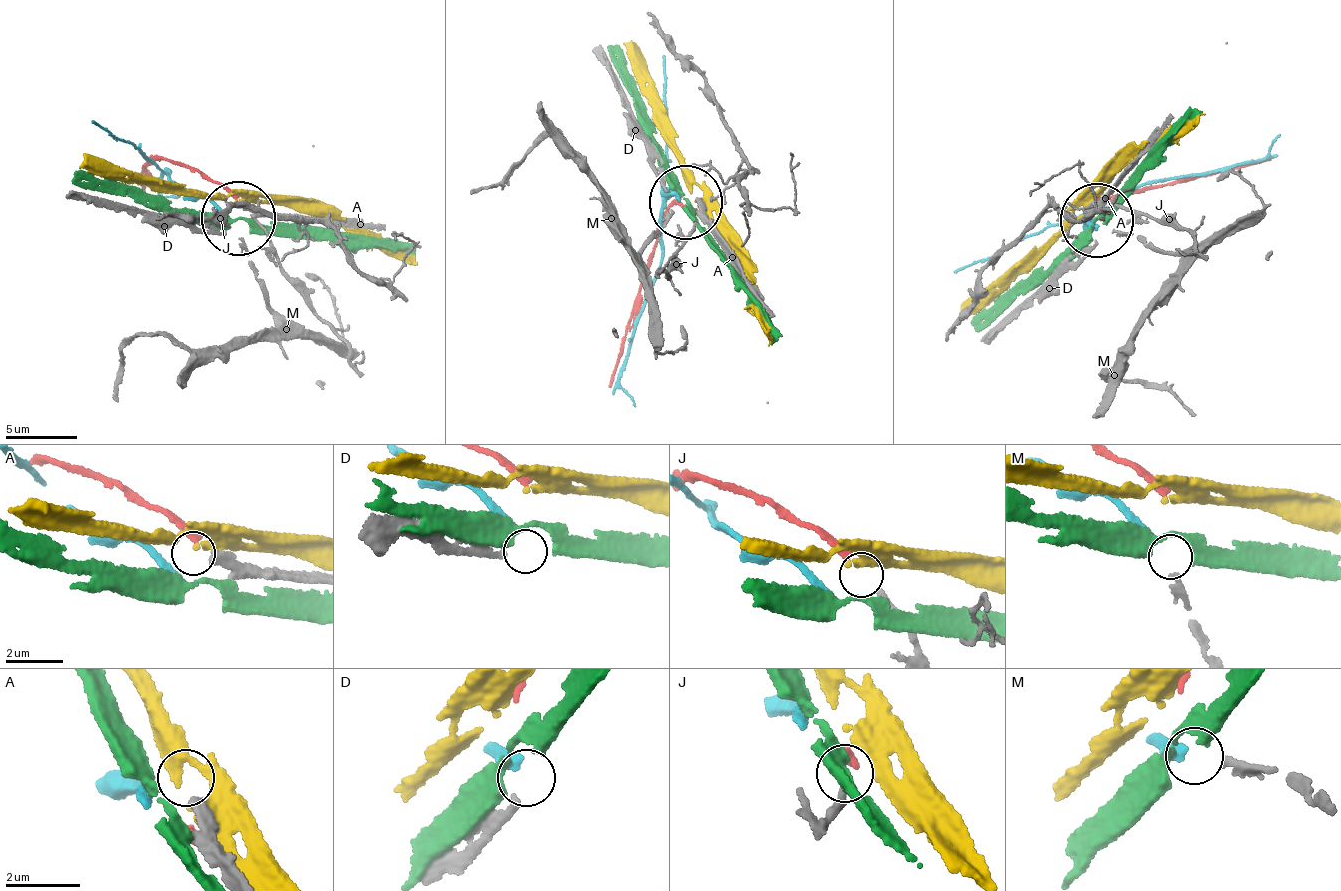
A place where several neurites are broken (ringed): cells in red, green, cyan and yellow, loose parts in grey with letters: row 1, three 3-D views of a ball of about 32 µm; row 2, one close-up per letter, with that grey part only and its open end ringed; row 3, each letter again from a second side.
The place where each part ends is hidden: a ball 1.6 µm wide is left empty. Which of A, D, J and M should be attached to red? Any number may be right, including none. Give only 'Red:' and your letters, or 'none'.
Red: none

